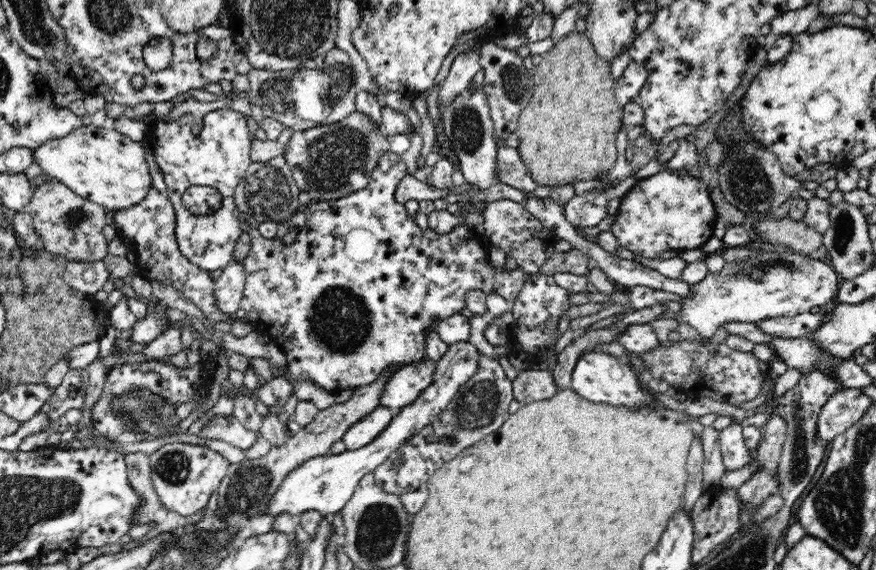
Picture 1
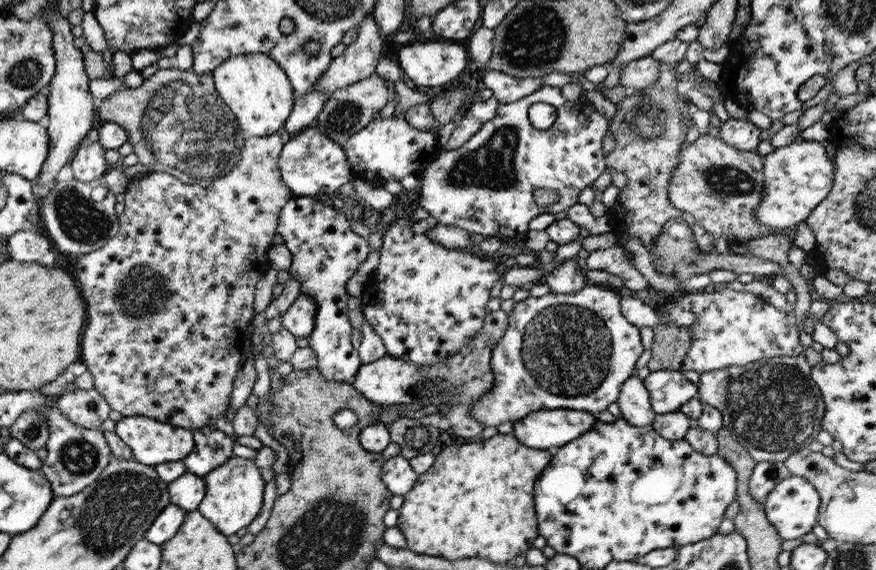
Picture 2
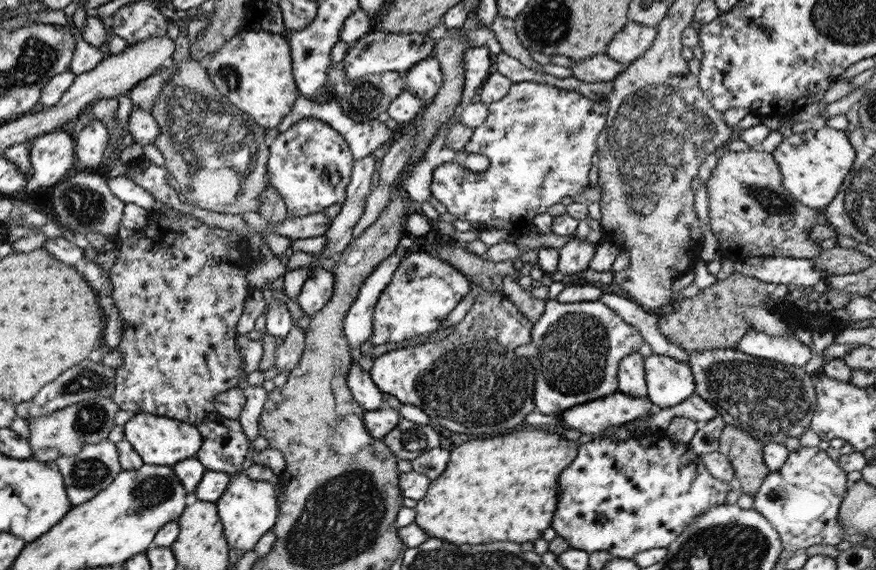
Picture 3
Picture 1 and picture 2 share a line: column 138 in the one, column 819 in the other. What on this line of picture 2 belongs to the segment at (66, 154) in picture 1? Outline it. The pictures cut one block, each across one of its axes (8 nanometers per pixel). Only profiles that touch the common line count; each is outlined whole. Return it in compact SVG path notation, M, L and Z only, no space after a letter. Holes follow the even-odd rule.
M794 142L779 149L775 148L767 156L762 156L763 188L761 193L761 204L755 208L755 221L770 228L772 232L791 231L797 224L805 221L811 210L821 203L827 196L833 182L833 168L835 168L834 157L831 160L826 156L821 142Z

